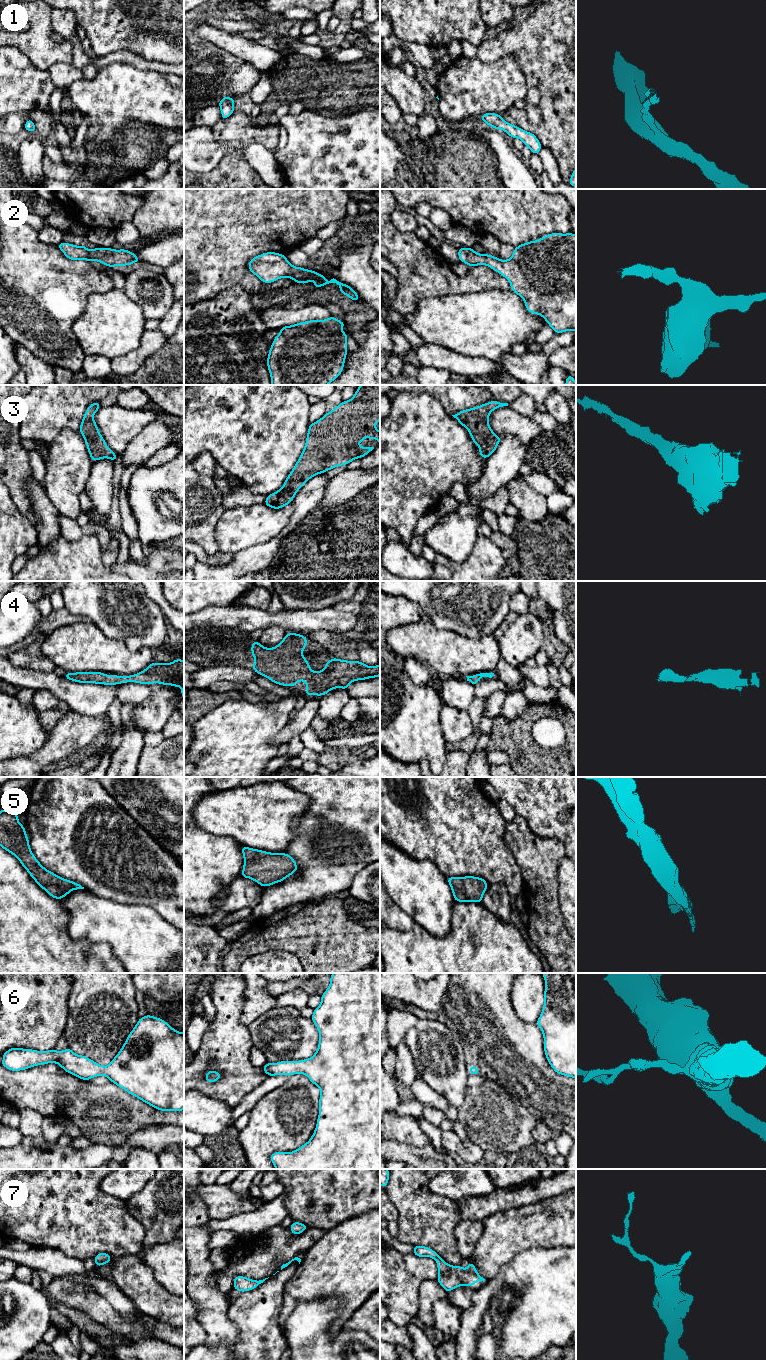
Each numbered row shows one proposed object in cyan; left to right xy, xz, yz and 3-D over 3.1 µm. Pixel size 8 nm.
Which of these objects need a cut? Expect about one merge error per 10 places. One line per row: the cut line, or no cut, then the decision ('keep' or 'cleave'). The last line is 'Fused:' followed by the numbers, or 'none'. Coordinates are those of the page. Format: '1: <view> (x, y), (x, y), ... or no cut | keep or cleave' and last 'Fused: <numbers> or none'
1: no cut | keep
2: no cut | keep
3: no cut | keep
4: no cut | keep
5: no cut | keep
6: no cut | keep
7: no cut | keep
Fused: none

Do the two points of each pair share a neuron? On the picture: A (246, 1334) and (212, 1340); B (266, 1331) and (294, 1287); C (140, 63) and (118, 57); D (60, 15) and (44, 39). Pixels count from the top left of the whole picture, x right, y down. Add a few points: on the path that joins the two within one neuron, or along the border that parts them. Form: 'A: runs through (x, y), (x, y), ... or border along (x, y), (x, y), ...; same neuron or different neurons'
A: border along (227, 1315), (237, 1328), (235, 1349); different neurons
B: border along (285, 1286), (279, 1316), (280, 1328); different neurons
C: runs through (135, 61), (128, 57), (123, 57); same neuron
D: border along (51, 10), (51, 28), (54, 31); different neurons

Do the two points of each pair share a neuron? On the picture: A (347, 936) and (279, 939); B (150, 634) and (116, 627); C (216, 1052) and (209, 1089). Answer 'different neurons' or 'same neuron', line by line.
A: same neuron
B: same neuron
C: same neuron

